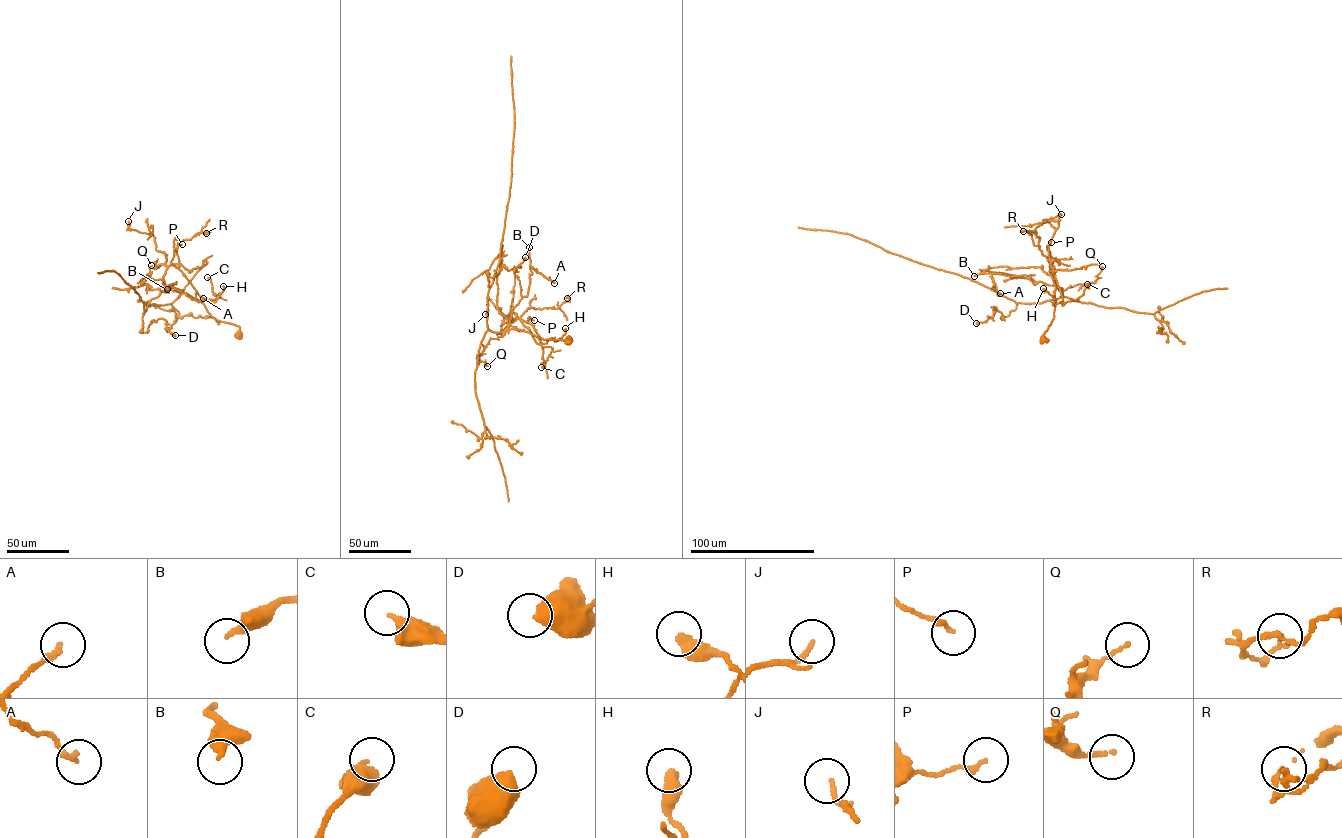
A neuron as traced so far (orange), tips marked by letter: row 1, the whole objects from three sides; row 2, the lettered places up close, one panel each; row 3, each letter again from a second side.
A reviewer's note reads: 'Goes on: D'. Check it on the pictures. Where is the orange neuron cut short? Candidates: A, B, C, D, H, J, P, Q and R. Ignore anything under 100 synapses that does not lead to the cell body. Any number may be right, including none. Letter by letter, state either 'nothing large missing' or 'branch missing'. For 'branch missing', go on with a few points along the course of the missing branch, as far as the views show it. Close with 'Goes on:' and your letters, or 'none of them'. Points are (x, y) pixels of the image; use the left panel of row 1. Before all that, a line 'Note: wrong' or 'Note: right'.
Note: wrong
A: nothing large missing
B: nothing large missing
C: nothing large missing
D: nothing large missing
H: nothing large missing
J: nothing large missing
P: nothing large missing
Q: nothing large missing
R: nothing large missing
Goes on: none of them

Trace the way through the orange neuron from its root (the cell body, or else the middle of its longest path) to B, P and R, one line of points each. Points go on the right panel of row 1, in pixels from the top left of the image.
B: (1044, 339), (1043, 334), (1053, 317), (1055, 285), (1039, 281), (1034, 284), (1022, 275), (985, 273), (974, 276)
P: (1044, 339), (1056, 303), (1049, 261), (1048, 245), (1051, 242)
R: (1044, 339), (1053, 317), (1055, 283), (1036, 231), (1023, 231)

